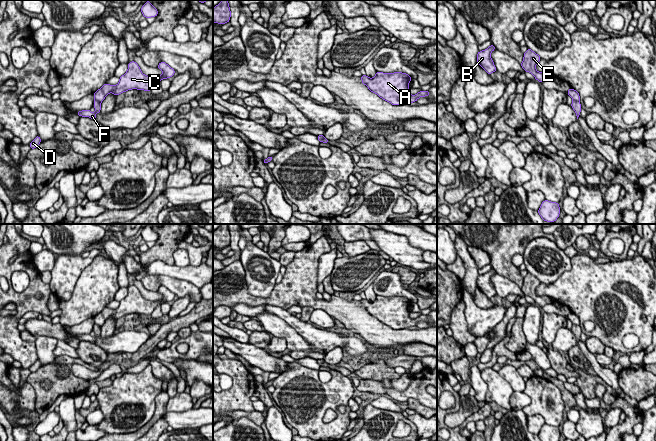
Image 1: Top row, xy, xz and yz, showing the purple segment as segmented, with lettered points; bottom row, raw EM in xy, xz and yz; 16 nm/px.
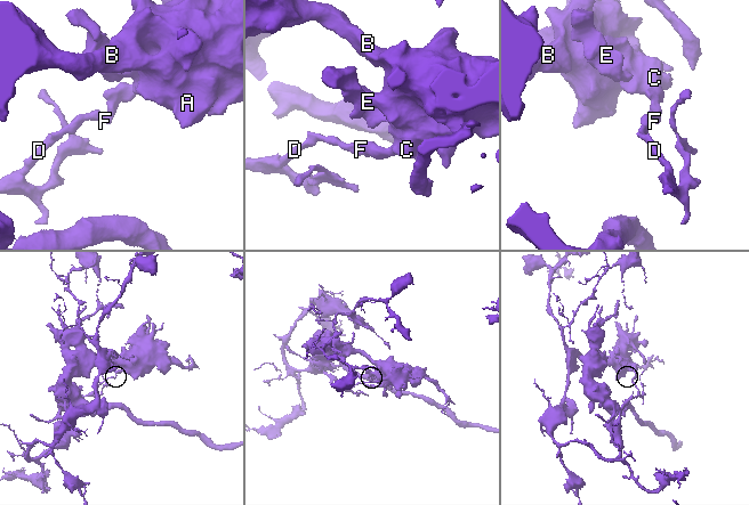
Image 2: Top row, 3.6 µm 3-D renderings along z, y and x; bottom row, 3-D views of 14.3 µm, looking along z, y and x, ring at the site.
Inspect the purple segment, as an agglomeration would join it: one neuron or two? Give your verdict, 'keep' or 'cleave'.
cleave

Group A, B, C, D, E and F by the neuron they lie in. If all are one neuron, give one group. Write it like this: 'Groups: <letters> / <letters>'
Groups: A B C E / D F

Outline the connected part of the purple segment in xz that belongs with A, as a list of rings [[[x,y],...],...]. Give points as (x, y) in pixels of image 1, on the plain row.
[[[376,296],[373,302],[362,299],[361,304],[368,313],[392,329],[405,329],[416,326],[418,322],[429,320],[429,315],[420,315],[415,319],[409,317],[411,301],[402,296]]]

